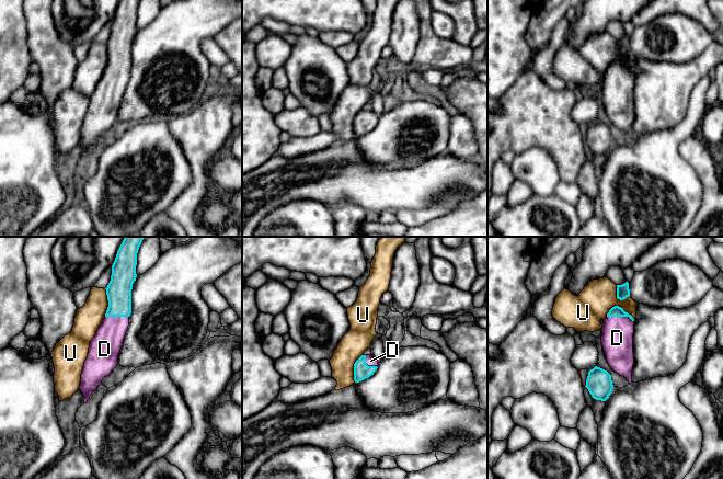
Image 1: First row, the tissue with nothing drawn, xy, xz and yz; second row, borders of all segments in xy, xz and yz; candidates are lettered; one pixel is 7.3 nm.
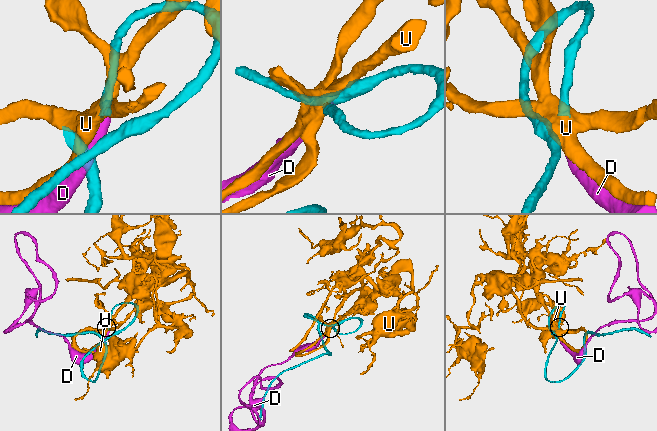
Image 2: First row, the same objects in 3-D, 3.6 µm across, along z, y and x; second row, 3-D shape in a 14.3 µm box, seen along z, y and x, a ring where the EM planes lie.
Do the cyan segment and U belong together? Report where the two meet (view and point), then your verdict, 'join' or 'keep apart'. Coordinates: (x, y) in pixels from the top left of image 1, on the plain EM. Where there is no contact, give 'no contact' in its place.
meets cyan in yz at (620, 61); keep apart

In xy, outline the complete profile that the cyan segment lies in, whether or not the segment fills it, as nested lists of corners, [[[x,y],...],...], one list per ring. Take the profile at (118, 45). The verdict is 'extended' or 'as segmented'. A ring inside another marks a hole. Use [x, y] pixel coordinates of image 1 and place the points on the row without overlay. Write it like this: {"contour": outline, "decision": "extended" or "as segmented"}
{"contour": [[[120,0],[112,20],[106,49],[108,61],[96,89],[90,95],[79,144],[88,157],[104,132],[118,118],[119,106],[129,80],[131,44],[136,35],[137,8],[140,0]]], "decision": "extended"}

